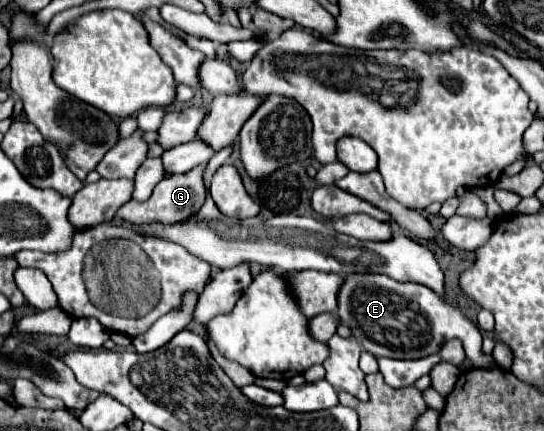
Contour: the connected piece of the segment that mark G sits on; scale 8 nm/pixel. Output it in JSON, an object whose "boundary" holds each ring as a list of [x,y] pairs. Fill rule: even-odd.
{"boundary":[[[199,165],[183,175],[167,175],[165,179],[161,179],[157,183],[157,187],[153,189],[151,197],[145,203],[137,203],[137,201],[129,201],[125,203],[115,219],[123,221],[123,223],[133,223],[133,225],[151,225],[151,223],[161,223],[161,225],[177,225],[183,223],[187,219],[191,219],[205,203],[205,183],[203,183],[203,171],[205,165]]]}

